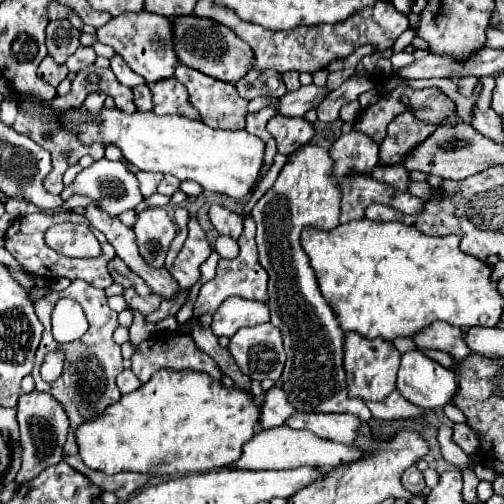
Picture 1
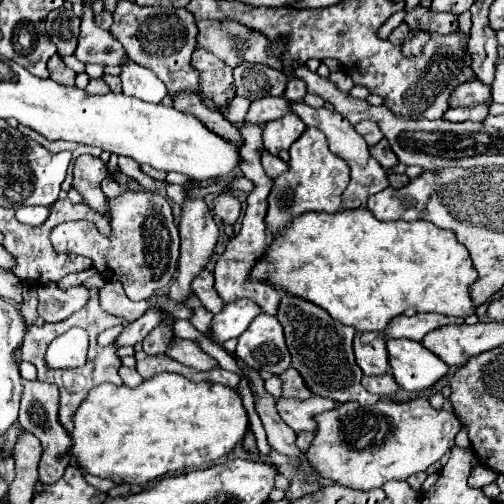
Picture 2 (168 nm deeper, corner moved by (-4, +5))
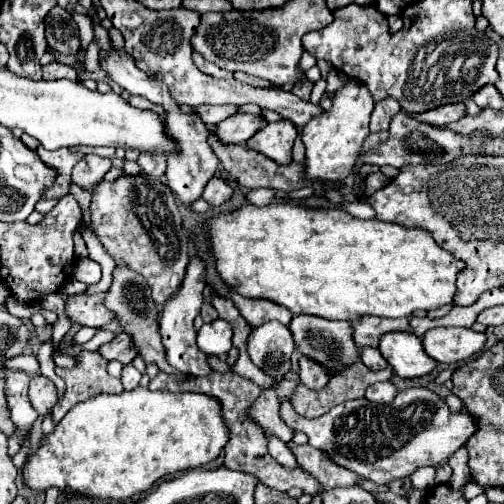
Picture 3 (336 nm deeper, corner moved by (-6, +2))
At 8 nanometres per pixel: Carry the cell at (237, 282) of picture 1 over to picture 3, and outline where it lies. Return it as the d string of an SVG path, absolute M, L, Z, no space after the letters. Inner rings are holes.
M232 293L232 301L238 307L240 315L250 323L250 327L260 327L272 319L288 325L292 321L292 313L272 301L264 301L264 299L244 299L242 295Z

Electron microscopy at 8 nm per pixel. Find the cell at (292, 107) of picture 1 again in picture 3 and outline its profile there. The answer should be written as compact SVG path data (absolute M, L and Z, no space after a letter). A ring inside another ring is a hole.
M232 115L224 121L220 121L214 127L216 137L220 143L246 143L260 127L264 125L264 119L258 119L256 115Z

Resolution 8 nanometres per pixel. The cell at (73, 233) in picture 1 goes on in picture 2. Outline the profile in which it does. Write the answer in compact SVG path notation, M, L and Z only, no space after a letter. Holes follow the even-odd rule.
M146 190L126 192L108 202L112 226L110 238L102 236L92 222L80 220L58 224L50 234L50 242L56 252L90 258L94 268L98 268L108 282L122 282L130 300L148 300L156 296L160 288L166 288L172 282L178 266L180 236L172 218L172 208L162 194Z

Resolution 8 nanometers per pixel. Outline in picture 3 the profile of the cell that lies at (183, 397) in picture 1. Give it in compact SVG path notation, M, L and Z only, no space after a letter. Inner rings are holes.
M142 387L124 391L120 395L102 393L76 403L54 427L54 431L40 441L40 447L22 467L22 481L36 493L44 493L50 487L56 487L62 493L80 493L88 499L126 501L134 493L148 491L164 475L196 469L214 461L226 443L228 427L222 423L220 403L208 395L150 391Z

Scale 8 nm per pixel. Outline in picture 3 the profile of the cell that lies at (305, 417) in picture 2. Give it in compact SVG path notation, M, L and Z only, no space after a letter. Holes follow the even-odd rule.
M282 379L282 383L272 391L262 391L260 397L250 405L248 409L248 417L268 435L274 435L278 437L280 441L288 443L294 435L292 429L286 427L286 423L280 419L278 415L278 407L280 407L280 399L282 397L290 397L292 395L292 389L298 385L298 381L288 381L288 379Z

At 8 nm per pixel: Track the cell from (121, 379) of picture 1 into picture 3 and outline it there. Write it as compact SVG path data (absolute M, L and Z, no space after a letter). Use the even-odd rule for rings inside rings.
M130 363L130 365L124 365L124 369L122 369L122 385L124 385L124 389L126 391L132 391L132 389L136 389L138 387L138 383L140 383L140 371Z

